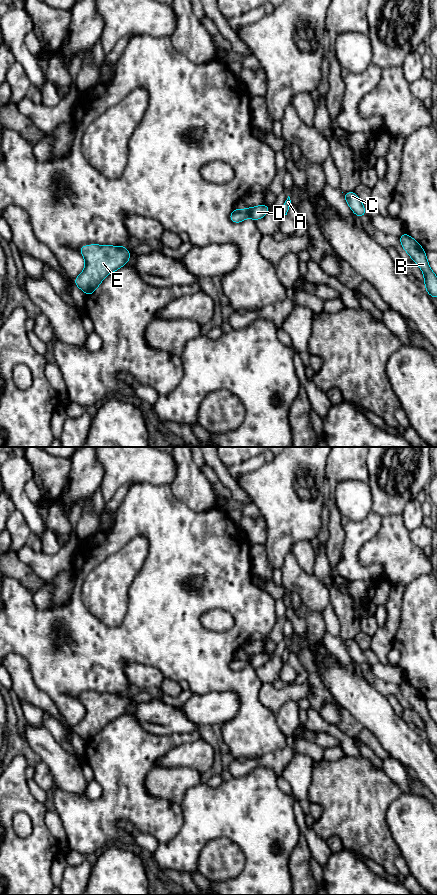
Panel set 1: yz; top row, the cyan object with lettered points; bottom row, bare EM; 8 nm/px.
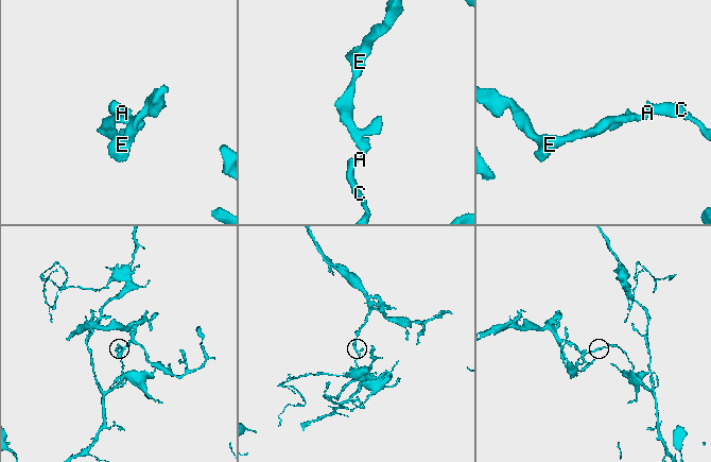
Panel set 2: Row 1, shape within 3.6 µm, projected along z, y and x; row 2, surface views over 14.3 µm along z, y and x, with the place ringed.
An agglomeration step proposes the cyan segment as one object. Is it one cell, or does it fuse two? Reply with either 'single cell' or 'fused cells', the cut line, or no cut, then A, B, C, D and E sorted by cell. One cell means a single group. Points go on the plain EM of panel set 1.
fused cells; cut in yz along (246, 657), (249, 664); A B C D / E

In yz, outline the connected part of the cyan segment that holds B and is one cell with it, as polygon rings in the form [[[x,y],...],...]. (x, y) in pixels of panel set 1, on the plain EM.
[[[404,680],[399,689],[405,700],[420,715],[424,722],[425,738],[432,746],[437,746],[437,724],[431,718],[427,709],[426,699],[420,694],[419,690]]]

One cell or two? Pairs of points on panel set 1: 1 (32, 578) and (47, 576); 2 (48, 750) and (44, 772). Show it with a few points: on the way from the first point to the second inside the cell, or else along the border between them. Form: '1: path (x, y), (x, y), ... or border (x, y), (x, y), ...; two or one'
1: border (21, 562), (47, 582), (50, 582), (62, 571); two
2: border (41, 760), (48, 767), (54, 783); two

